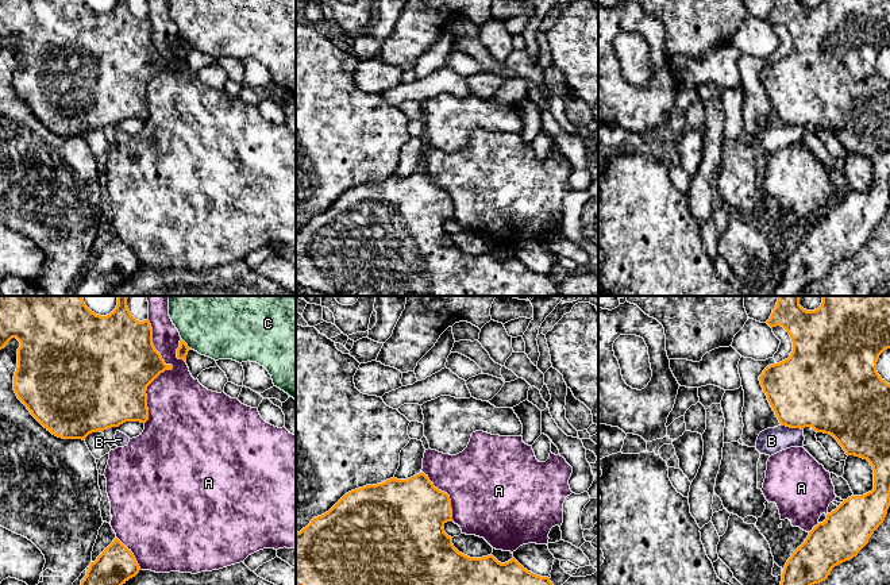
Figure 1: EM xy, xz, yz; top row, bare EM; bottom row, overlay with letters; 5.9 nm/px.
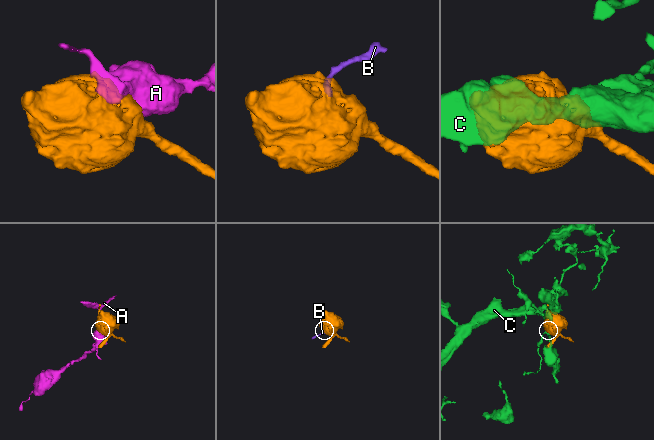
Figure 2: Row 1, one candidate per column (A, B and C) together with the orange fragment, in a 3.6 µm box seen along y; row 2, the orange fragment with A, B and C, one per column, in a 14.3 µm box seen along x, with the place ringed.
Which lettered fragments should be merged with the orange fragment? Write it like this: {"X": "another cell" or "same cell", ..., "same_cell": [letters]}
{"A": "another cell", "B": "another cell", "C": "another cell", "same_cell": []}

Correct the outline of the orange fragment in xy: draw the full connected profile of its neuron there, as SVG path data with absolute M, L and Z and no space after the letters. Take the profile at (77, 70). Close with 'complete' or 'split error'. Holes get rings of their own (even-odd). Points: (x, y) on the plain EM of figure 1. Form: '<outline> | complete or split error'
M0 0L0 47L7 41L16 35L20 39L18 46L18 65L14 73L14 88L18 96L27 104L31 112L53 132L62 136L85 136L92 130L103 130L111 124L119 124L126 119L140 119L149 118L147 105L147 84L165 68L172 68L172 62L166 62L161 51L153 42L153 26L147 18L136 18L127 0L117 0L116 5L107 14L100 14L92 9L85 0Z | complete

